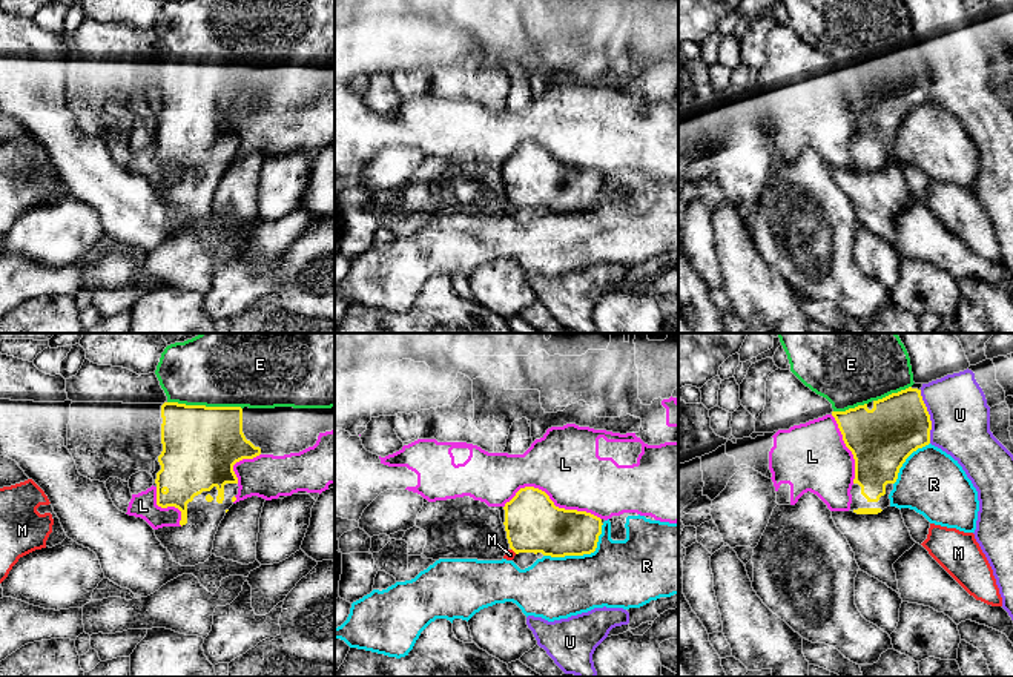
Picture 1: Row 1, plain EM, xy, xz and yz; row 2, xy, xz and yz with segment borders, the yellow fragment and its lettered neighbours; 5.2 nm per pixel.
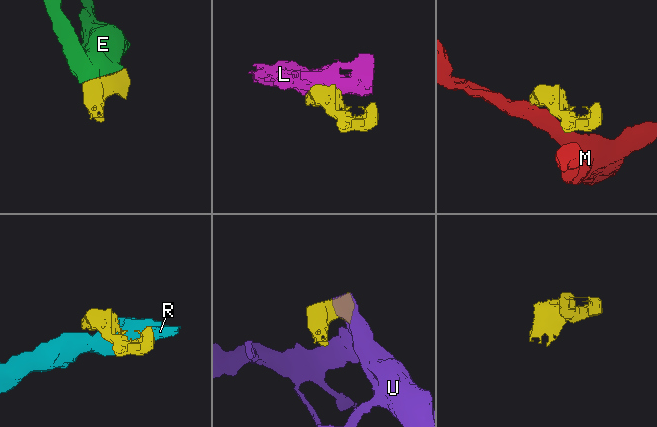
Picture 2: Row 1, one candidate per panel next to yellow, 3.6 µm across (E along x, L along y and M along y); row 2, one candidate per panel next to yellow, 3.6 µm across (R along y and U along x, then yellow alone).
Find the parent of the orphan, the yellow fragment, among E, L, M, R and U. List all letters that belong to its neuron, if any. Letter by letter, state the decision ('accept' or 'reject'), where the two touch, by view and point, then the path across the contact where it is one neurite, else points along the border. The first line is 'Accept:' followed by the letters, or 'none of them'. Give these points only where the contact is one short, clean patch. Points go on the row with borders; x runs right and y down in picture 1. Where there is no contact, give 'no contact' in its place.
Accept: E
E: accept; meets yellow in xy at (204, 406)
L: reject; meets yellow in xz at (551, 501)
M: reject; meets yellow in xz at (514, 551); border along xz (511, 548), (516, 553)
R: reject; meets yellow in xz at (582, 554)
U: reject; meets yellow in yz at (929, 416)

